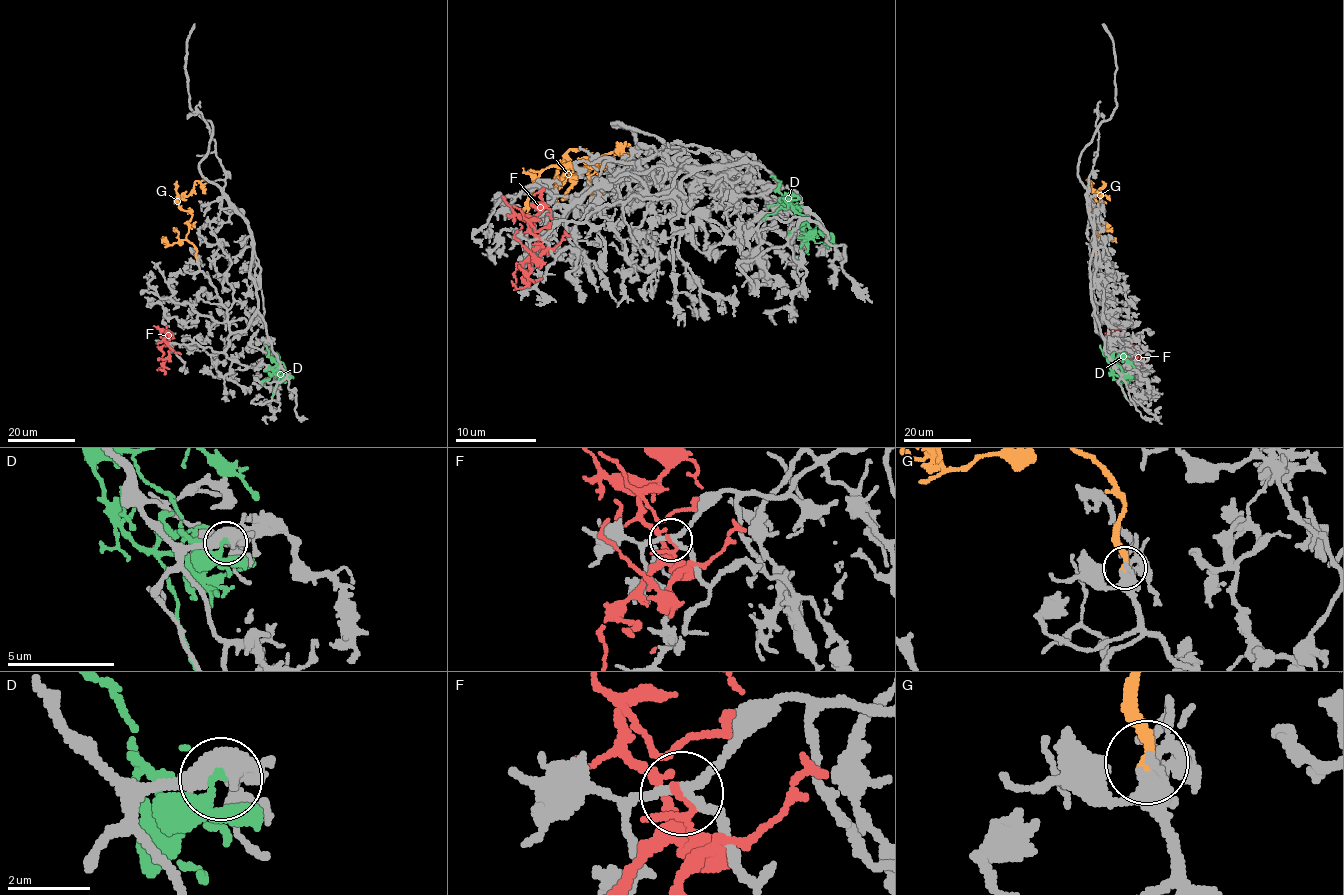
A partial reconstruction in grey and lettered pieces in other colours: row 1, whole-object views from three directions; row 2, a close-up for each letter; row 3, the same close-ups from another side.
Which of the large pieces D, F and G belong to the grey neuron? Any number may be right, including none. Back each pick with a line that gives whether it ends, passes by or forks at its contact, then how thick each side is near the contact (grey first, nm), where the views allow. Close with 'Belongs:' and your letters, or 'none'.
G: it ends; calibres 340 and 240 nm
Belongs: G

